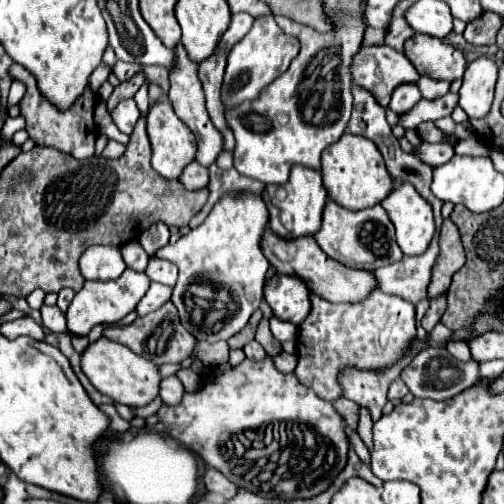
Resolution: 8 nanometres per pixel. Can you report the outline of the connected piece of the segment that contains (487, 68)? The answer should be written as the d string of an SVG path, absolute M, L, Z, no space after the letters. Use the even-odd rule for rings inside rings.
M479 57L467 65L463 85L459 89L459 105L469 119L483 119L493 103L497 81L497 65L487 57Z

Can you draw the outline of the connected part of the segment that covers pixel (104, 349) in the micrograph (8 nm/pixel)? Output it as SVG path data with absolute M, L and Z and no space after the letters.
M101 337L95 343L89 343L89 347L81 355L81 369L99 393L109 395L113 401L123 405L135 405L135 407L145 405L159 393L161 377L159 377L157 365L133 353L129 347L109 341L107 337Z

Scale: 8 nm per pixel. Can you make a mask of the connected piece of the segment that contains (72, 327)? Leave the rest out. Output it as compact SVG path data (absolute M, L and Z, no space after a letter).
M125 269L121 273L121 277L111 279L111 281L85 281L83 289L75 295L75 299L71 301L71 305L65 313L67 331L71 331L75 335L87 335L91 331L91 327L95 327L99 323L115 323L115 321L123 319L125 315L129 315L135 309L139 299L145 295L149 283L151 281L145 273L137 273L133 269Z

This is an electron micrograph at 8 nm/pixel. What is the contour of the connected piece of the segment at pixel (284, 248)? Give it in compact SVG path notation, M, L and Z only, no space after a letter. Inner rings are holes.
M267 229L263 235L261 247L263 247L263 253L269 259L269 263L279 273L299 277L309 287L311 293L315 293L315 295L331 301L331 303L361 303L361 299L365 299L365 295L369 295L369 291L377 289L377 277L373 275L373 271L349 269L349 267L337 263L335 259L329 259L317 247L317 241L313 237L301 237L301 239L285 241Z

